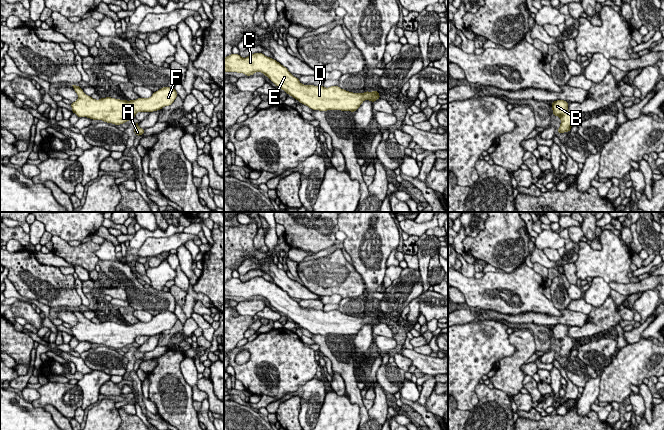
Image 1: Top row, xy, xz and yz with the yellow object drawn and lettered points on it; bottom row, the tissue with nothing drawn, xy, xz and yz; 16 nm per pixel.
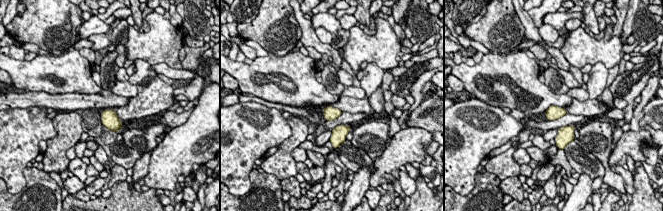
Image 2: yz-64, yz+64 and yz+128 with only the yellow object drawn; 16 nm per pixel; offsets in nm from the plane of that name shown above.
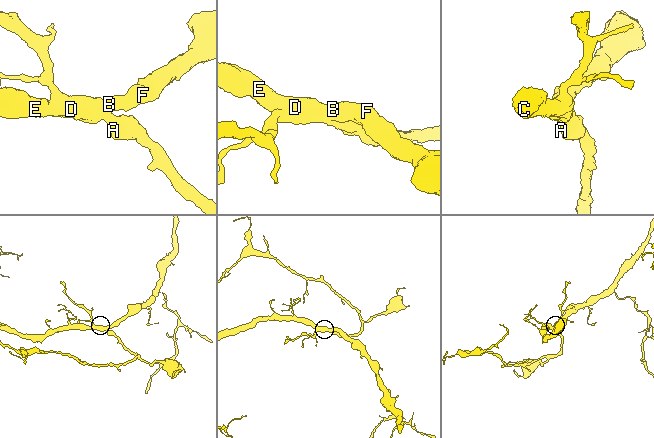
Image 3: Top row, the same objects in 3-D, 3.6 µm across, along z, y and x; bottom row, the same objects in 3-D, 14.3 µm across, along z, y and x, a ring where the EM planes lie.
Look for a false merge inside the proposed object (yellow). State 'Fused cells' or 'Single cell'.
Single cell

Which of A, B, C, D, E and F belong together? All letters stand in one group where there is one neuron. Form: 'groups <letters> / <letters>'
groups A B C D E F

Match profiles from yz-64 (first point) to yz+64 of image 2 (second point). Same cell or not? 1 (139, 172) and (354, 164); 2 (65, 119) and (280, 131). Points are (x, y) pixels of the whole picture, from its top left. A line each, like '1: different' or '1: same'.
1: different
2: different

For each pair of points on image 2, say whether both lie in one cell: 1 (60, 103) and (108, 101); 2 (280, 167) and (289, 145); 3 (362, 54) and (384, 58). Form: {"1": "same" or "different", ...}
{"1": "same", "2": "same", "3": "same"}

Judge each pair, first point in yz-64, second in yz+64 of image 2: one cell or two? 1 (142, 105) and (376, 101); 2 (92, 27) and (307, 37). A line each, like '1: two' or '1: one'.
1: one
2: two

